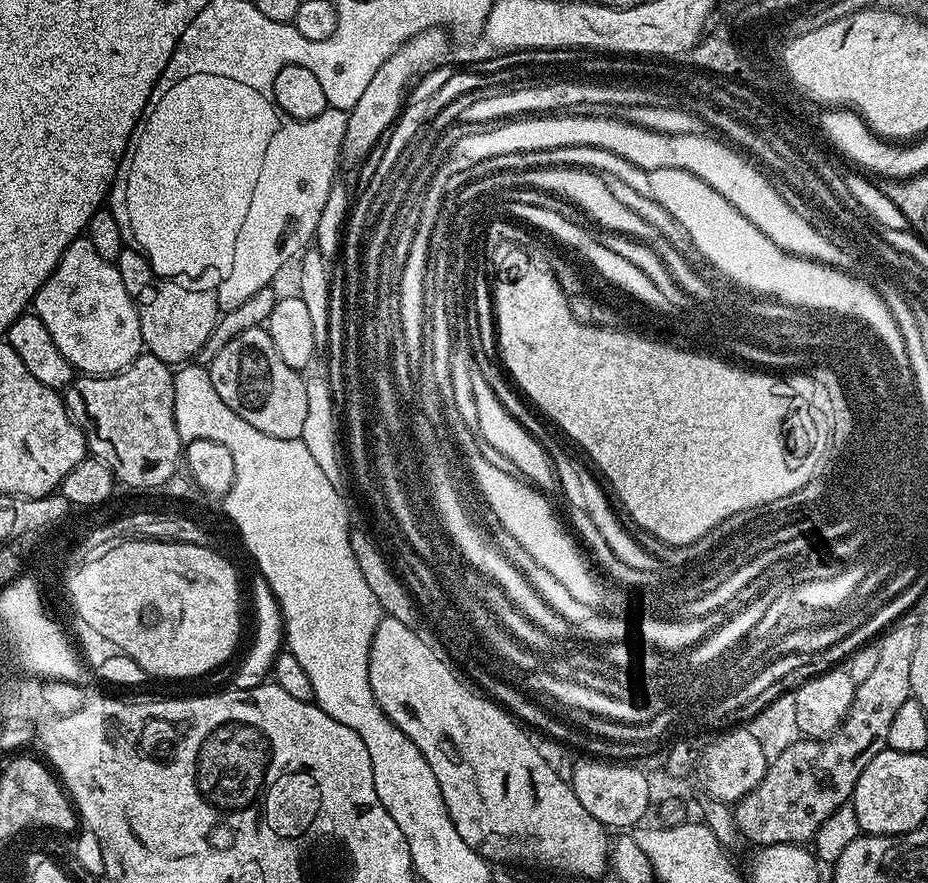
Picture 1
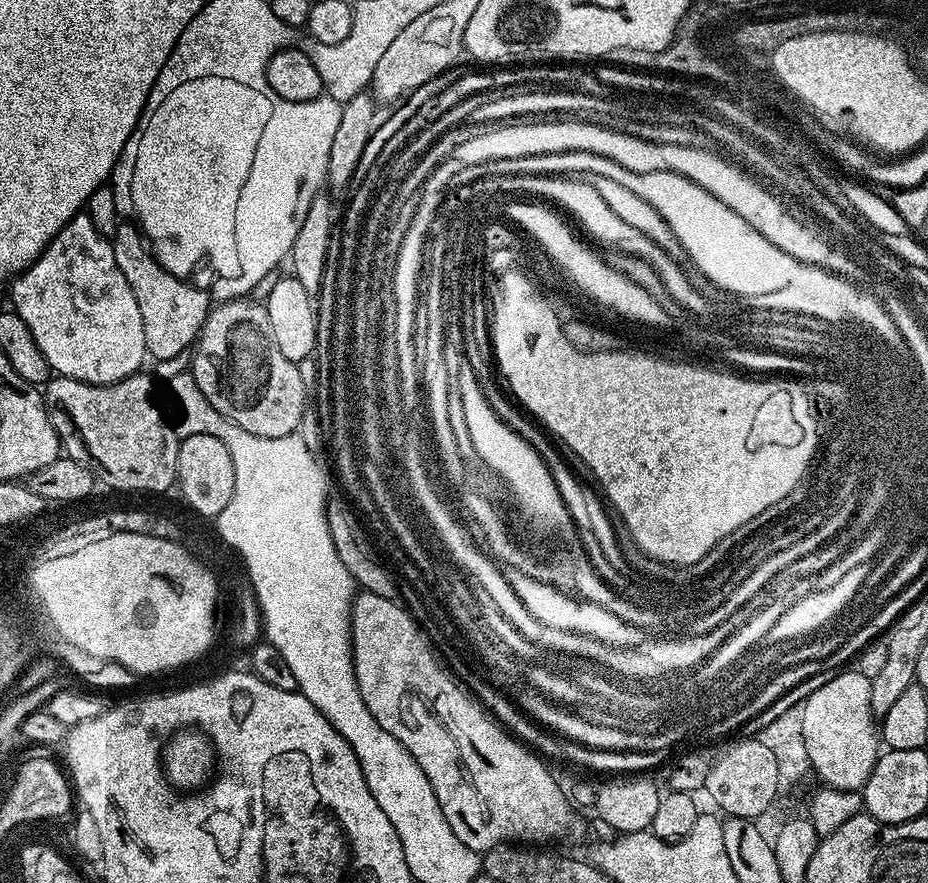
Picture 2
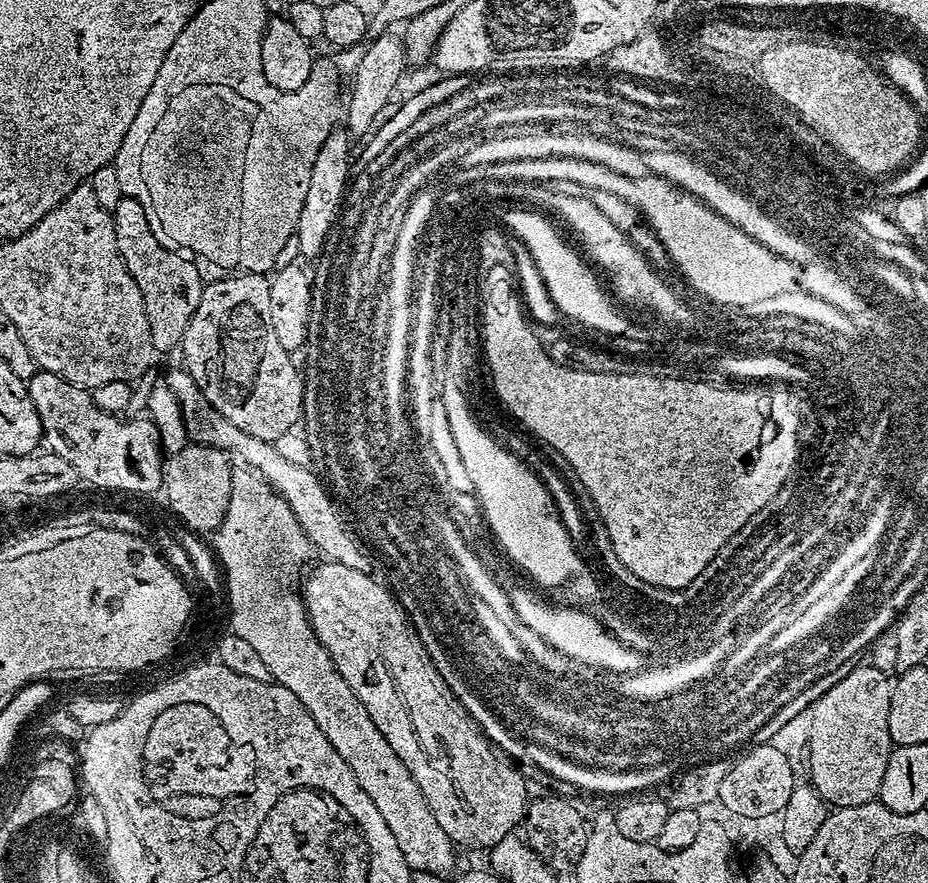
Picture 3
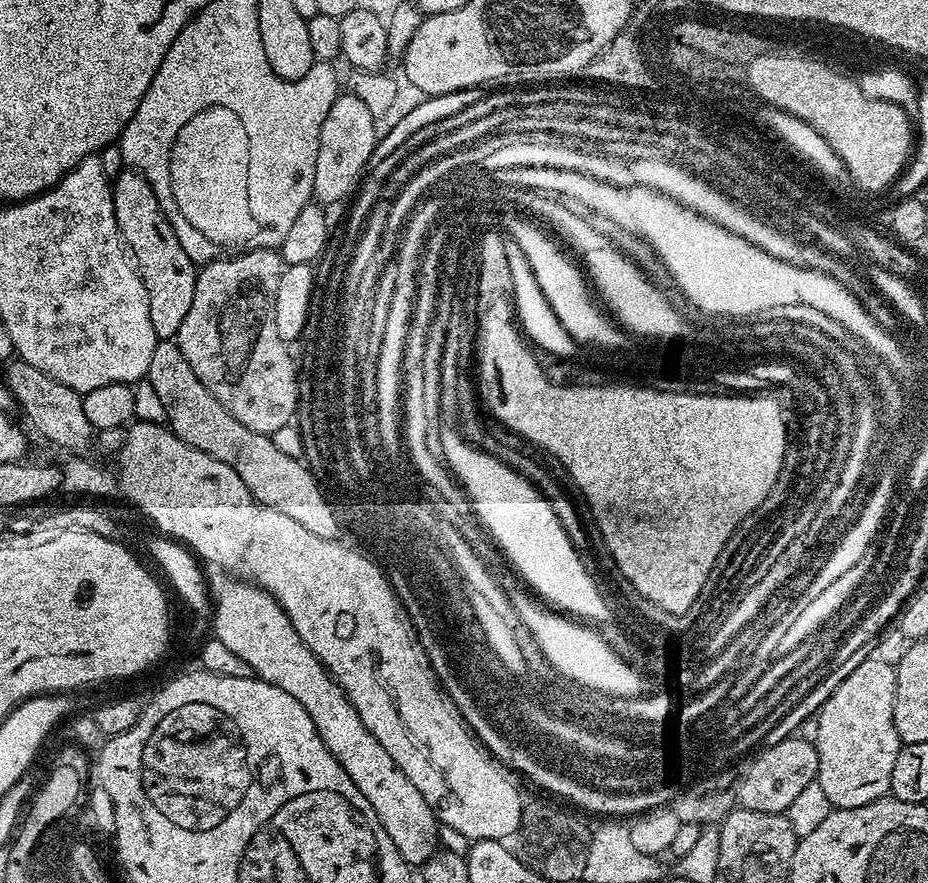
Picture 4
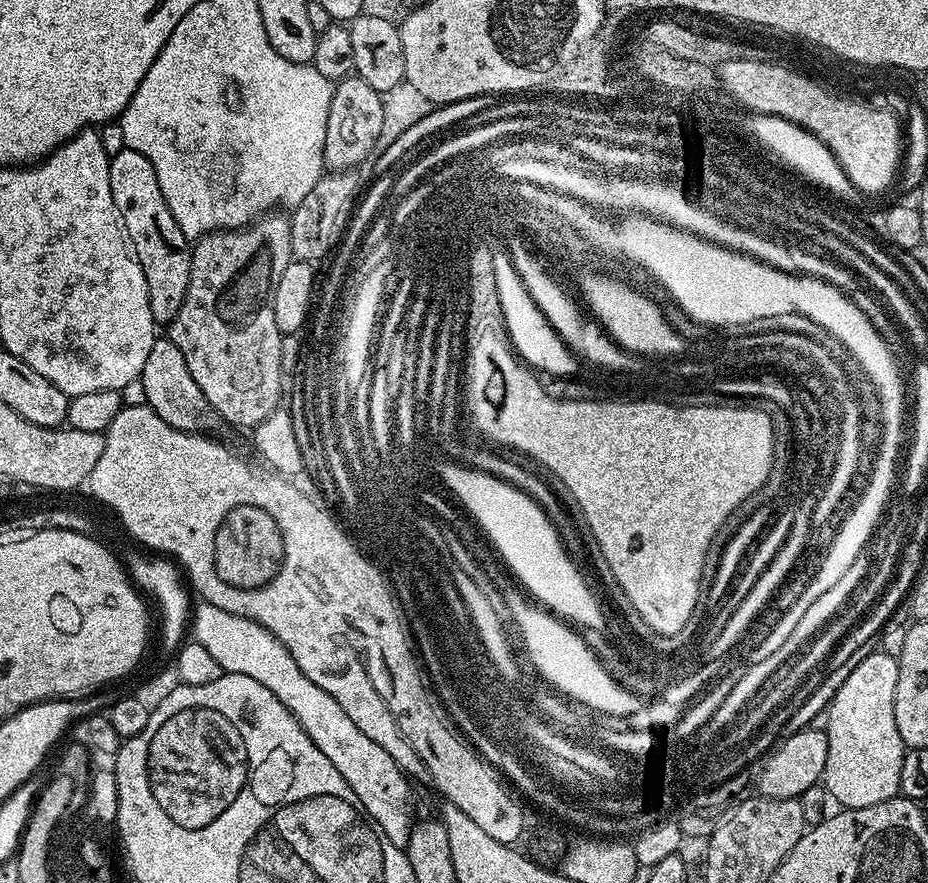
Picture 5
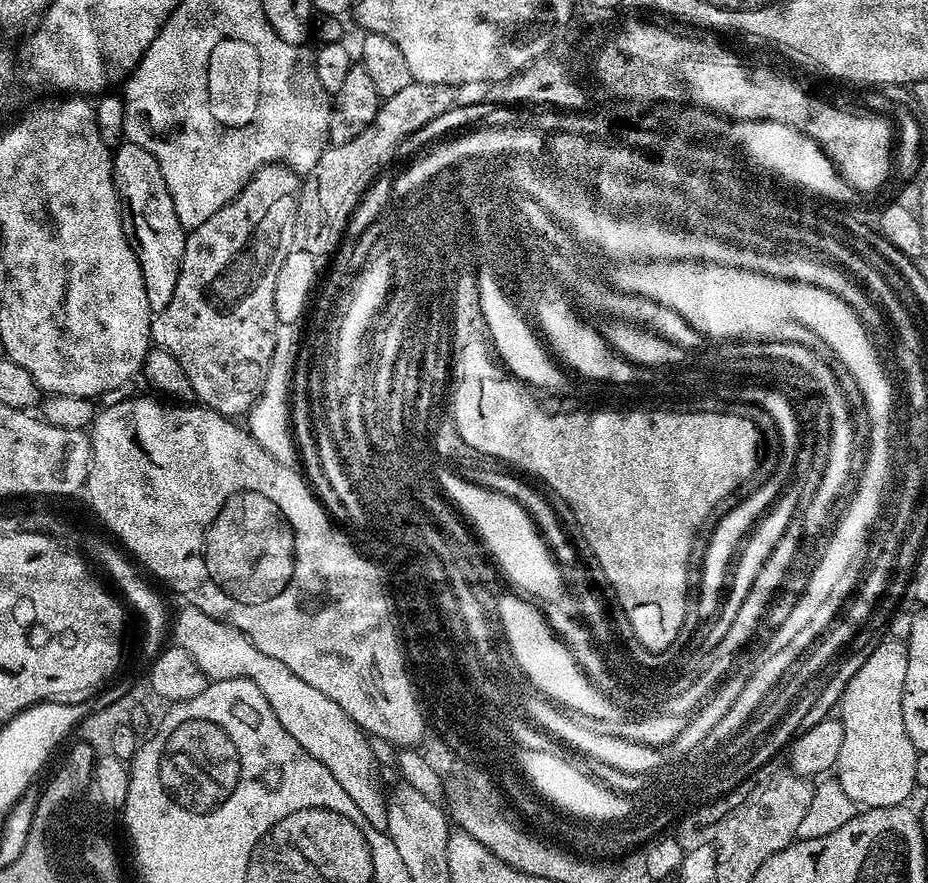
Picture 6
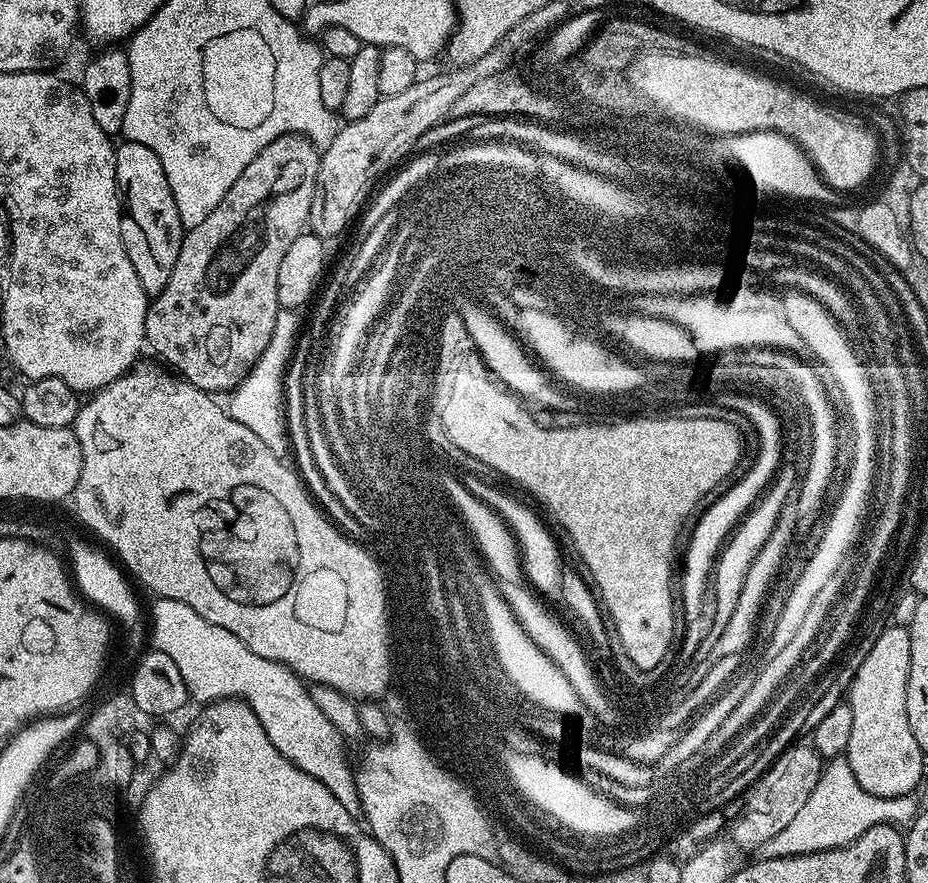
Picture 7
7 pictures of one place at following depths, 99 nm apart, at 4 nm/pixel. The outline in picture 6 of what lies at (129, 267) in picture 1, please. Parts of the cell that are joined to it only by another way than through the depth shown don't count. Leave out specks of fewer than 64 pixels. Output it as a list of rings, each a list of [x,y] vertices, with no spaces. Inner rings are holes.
[[[129,142],[121,143],[112,157],[112,177],[120,199],[120,215],[124,217],[124,230],[132,242],[132,249],[142,270],[142,278],[146,282],[146,302],[152,307],[153,313],[161,312],[166,310],[170,298],[174,298],[174,286],[178,286],[178,274],[184,253],[185,228],[178,220],[174,199],[171,198],[170,190],[167,189],[162,169],[155,161],[155,153],[150,149],[142,149],[141,146]]]

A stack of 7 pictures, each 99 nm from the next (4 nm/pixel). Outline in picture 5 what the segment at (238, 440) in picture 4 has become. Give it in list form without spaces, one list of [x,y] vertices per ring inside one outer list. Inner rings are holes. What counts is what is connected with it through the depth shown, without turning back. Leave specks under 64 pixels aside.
[[[158,338],[154,342],[154,346],[150,346],[150,355],[146,357],[146,366],[142,366],[139,380],[142,382],[147,407],[152,408],[154,414],[158,414],[158,418],[162,418],[162,422],[166,422],[166,426],[170,426],[174,430],[197,434],[212,434],[215,433],[216,427],[221,427],[222,421],[219,414],[214,410],[214,406],[210,406],[210,402],[206,402],[206,394],[202,394],[198,382],[194,382],[194,378],[190,378],[190,370],[186,370],[186,358],[182,358],[182,350],[178,350],[178,346],[174,346],[172,340]]]

